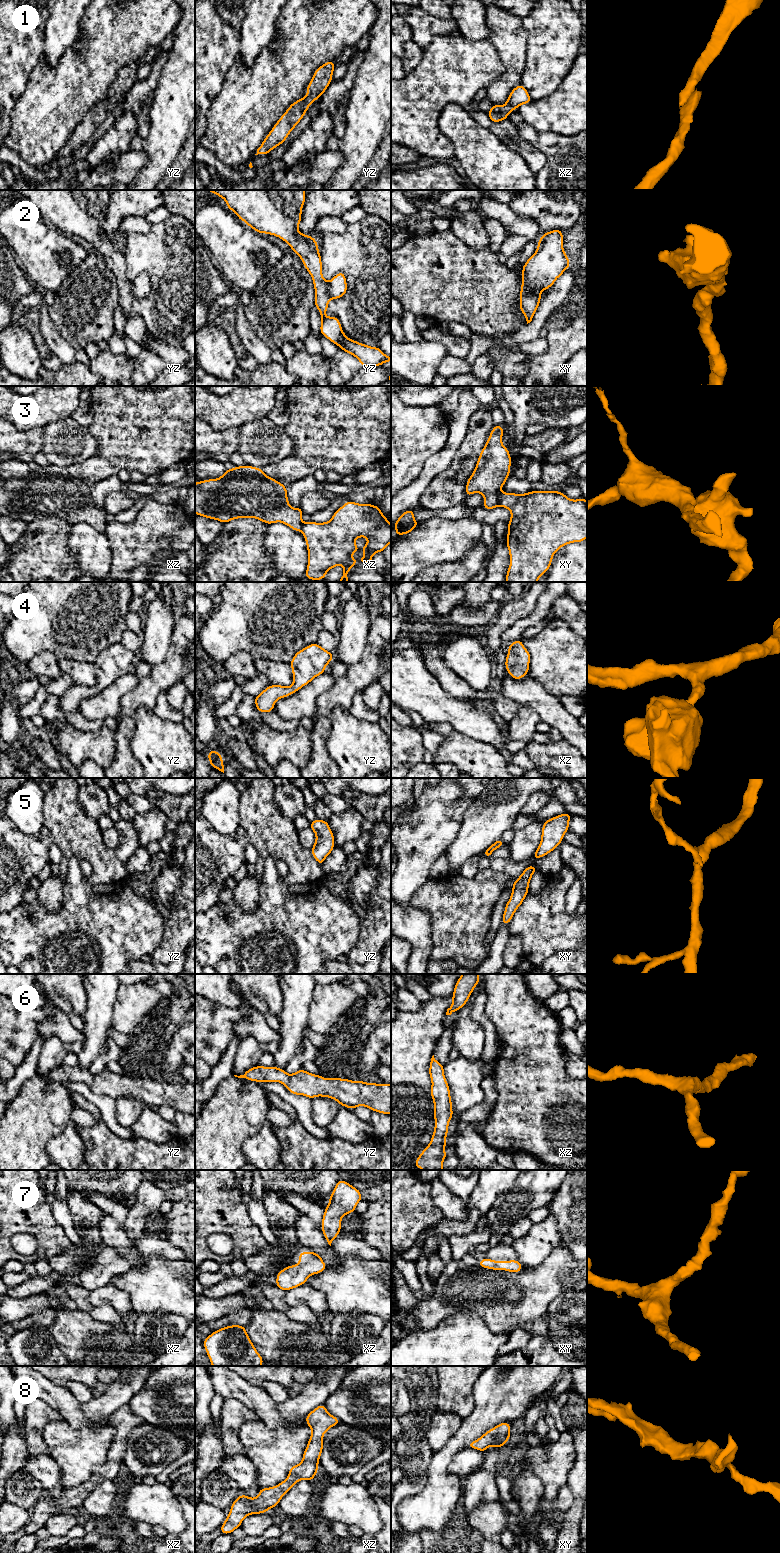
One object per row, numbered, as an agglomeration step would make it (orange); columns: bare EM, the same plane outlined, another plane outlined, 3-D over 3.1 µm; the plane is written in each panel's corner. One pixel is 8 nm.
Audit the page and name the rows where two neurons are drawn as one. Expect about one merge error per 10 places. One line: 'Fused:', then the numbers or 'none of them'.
Fused: 3

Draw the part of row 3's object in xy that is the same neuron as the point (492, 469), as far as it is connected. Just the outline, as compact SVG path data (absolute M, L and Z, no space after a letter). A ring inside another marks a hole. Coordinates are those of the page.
M495 425L481 450L476 467L466 483L468 497L473 493L484 496L483 508L492 510L499 504L499 490L510 475L512 460L509 450L502 444L504 428Z

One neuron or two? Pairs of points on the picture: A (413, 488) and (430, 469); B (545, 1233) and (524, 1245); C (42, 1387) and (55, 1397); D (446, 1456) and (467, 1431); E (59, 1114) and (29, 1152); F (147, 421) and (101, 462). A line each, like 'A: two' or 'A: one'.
A: one
B: one
C: one
D: one
E: one
F: one

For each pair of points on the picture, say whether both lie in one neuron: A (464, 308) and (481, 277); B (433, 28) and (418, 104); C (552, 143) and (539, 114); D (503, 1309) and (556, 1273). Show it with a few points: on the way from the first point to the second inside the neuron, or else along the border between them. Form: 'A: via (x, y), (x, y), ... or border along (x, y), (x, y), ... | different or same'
A: via (464, 300), (464, 294), (473, 285) | same
B: border along (450, 34), (437, 34), (423, 49) | different
C: border along (525, 123), (537, 130), (550, 130), (570, 137) | different
D: via (516, 1307), (537, 1286), (543, 1283) | same

